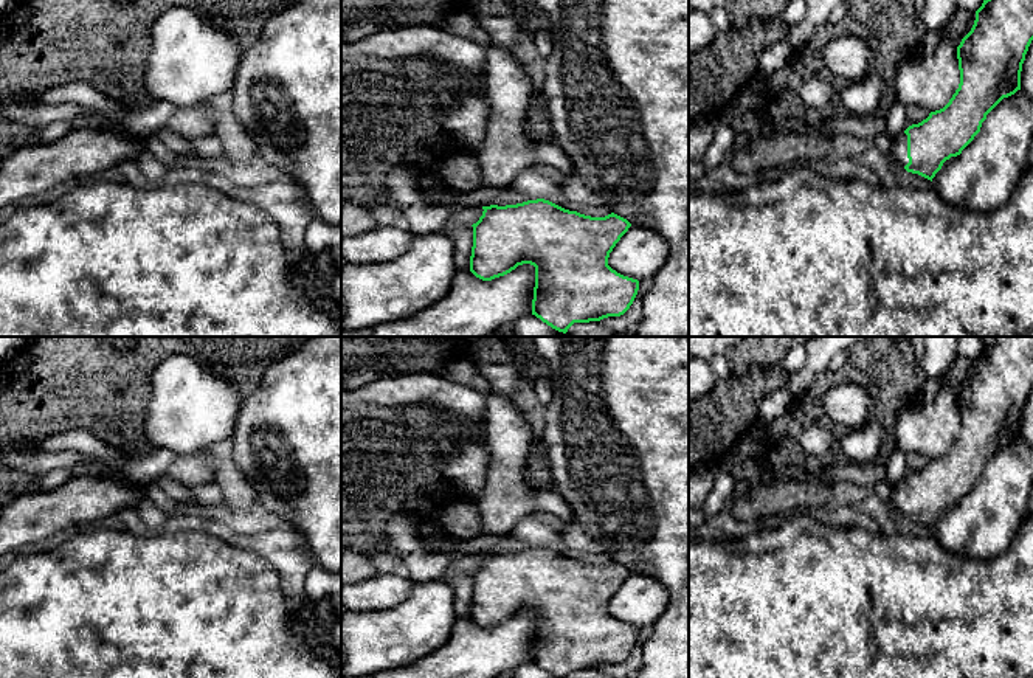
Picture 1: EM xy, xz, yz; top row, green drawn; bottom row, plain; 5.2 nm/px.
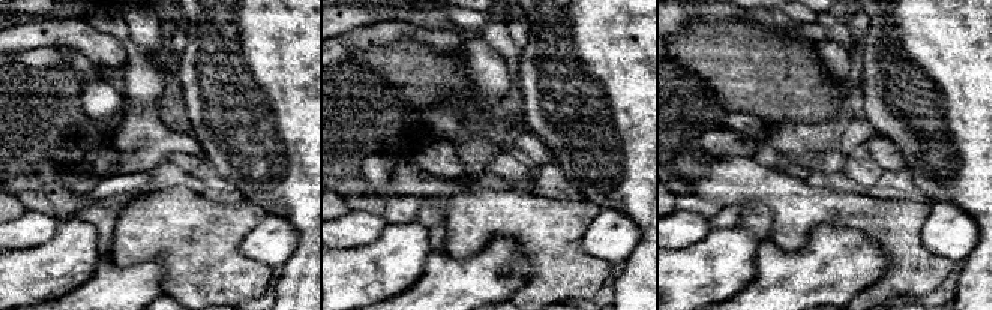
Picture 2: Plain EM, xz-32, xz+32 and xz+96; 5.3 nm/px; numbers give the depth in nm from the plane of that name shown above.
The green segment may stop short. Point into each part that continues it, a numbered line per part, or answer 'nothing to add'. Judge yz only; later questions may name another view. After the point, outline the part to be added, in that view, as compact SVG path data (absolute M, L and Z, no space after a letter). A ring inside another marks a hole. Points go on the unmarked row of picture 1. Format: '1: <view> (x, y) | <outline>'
1: yz (898, 498) | M903 479L898 484L892 487L892 507L893 510L904 517L904 514L909 510L907 506L907 483Z

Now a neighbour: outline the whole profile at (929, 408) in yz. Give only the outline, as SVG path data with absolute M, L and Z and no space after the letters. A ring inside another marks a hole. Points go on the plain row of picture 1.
M949 386L929 400L897 414L893 439L897 448L907 453L921 453L929 459L943 456L960 431L957 394Z

